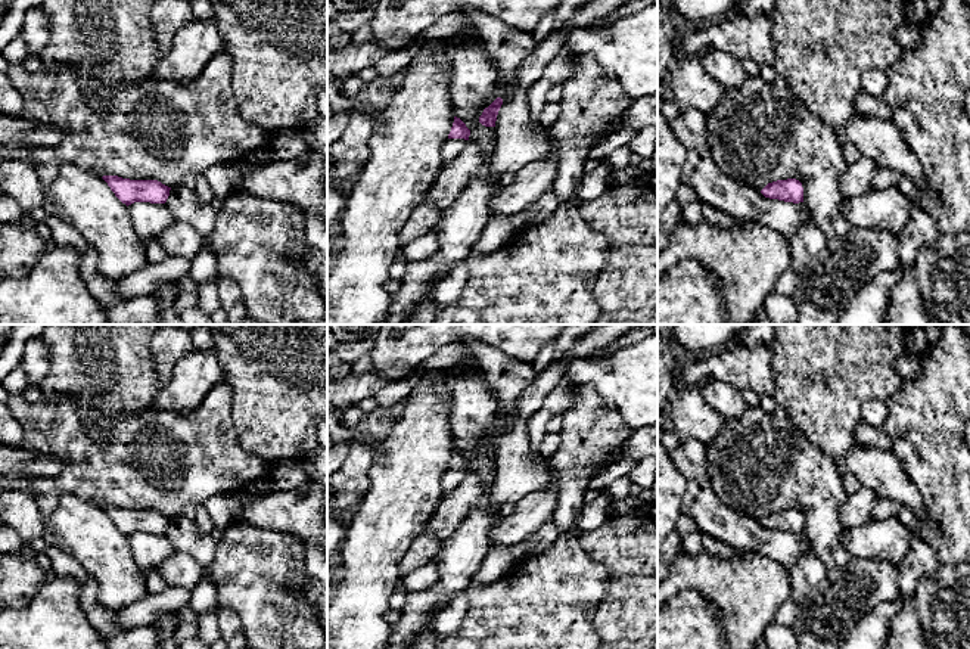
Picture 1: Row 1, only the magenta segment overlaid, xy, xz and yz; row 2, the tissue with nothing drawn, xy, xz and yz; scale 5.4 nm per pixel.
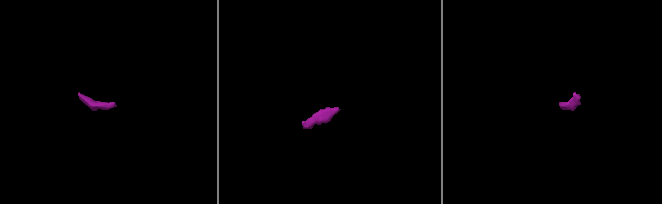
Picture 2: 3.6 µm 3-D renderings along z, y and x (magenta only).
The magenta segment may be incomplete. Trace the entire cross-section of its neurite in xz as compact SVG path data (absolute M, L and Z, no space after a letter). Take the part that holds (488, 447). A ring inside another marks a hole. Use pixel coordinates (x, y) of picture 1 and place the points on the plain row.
M596 324L587 335L575 341L571 351L562 360L554 360L545 370L534 378L516 400L514 412L510 416L495 413L494 425L497 429L484 440L479 453L485 457L495 457L497 445L503 435L503 425L509 419L528 423L529 417L540 409L544 398L566 373L566 367L572 358L593 355L597 348L610 345L625 333L653 329L657 329L657 324Z

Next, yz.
M796 509L777 510L768 513L761 524L770 530L799 534L803 532L803 518Z

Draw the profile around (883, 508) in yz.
M879 497L879 500L876 502L871 510L871 519L883 521L892 518L898 513L899 506L901 504L895 500Z

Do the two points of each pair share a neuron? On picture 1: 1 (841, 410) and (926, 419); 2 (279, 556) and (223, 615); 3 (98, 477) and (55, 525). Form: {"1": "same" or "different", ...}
{"1": "different", "2": "different", "3": "different"}

